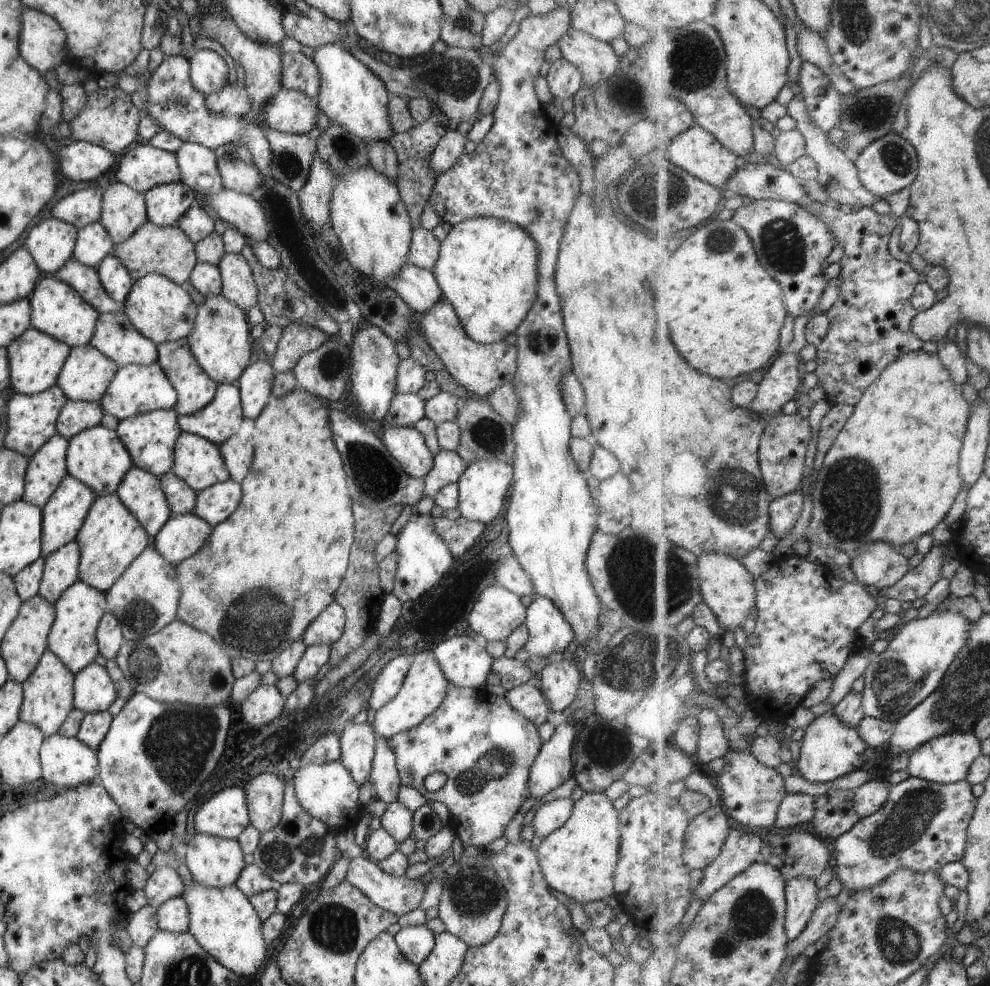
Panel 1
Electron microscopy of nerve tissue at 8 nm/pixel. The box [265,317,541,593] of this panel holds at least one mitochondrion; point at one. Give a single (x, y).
(376, 478)

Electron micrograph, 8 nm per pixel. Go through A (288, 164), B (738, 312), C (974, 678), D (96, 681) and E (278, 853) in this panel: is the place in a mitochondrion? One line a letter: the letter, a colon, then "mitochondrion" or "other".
A: mitochondrion
B: other
C: mitochondrion
D: other
E: mitochondrion

